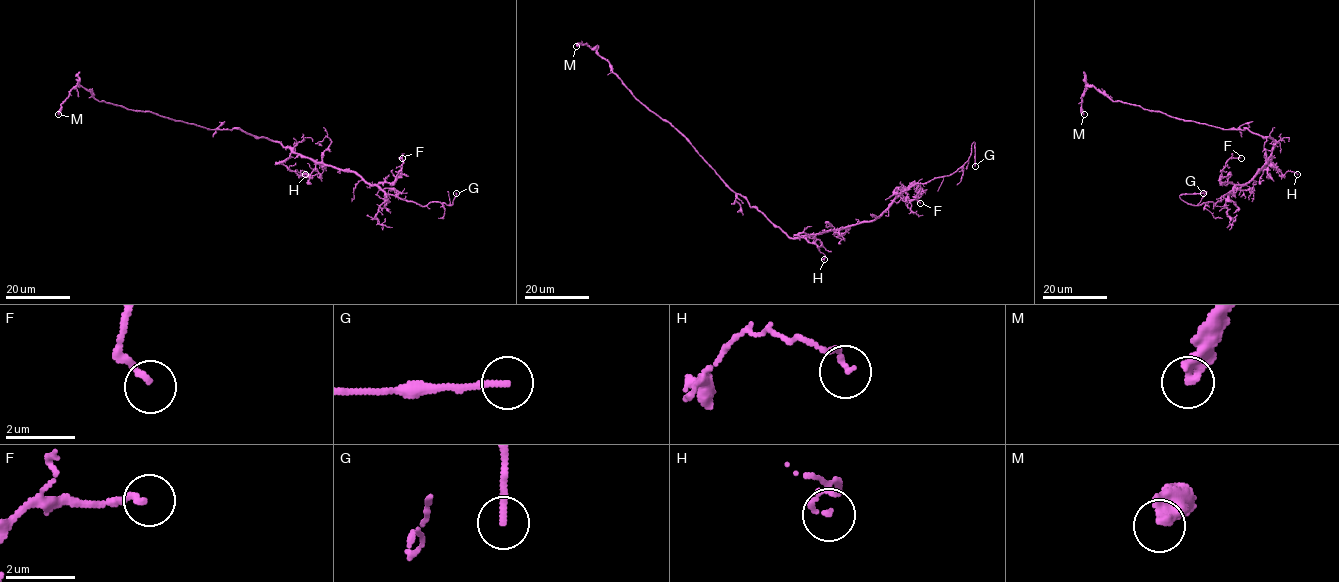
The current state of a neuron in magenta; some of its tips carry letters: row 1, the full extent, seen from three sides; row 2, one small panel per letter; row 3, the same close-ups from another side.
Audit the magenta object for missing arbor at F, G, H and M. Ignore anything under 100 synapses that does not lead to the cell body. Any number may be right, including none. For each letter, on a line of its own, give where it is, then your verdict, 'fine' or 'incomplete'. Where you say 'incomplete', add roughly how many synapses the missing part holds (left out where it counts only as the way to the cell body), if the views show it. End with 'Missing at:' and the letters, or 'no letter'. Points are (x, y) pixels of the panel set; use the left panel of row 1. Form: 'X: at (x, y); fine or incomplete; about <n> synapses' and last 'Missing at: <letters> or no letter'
F: at (402, 158); fine
G: at (456, 193); incomplete
H: at (305, 174); fine
M: at (58, 114); fine
Missing at: G

